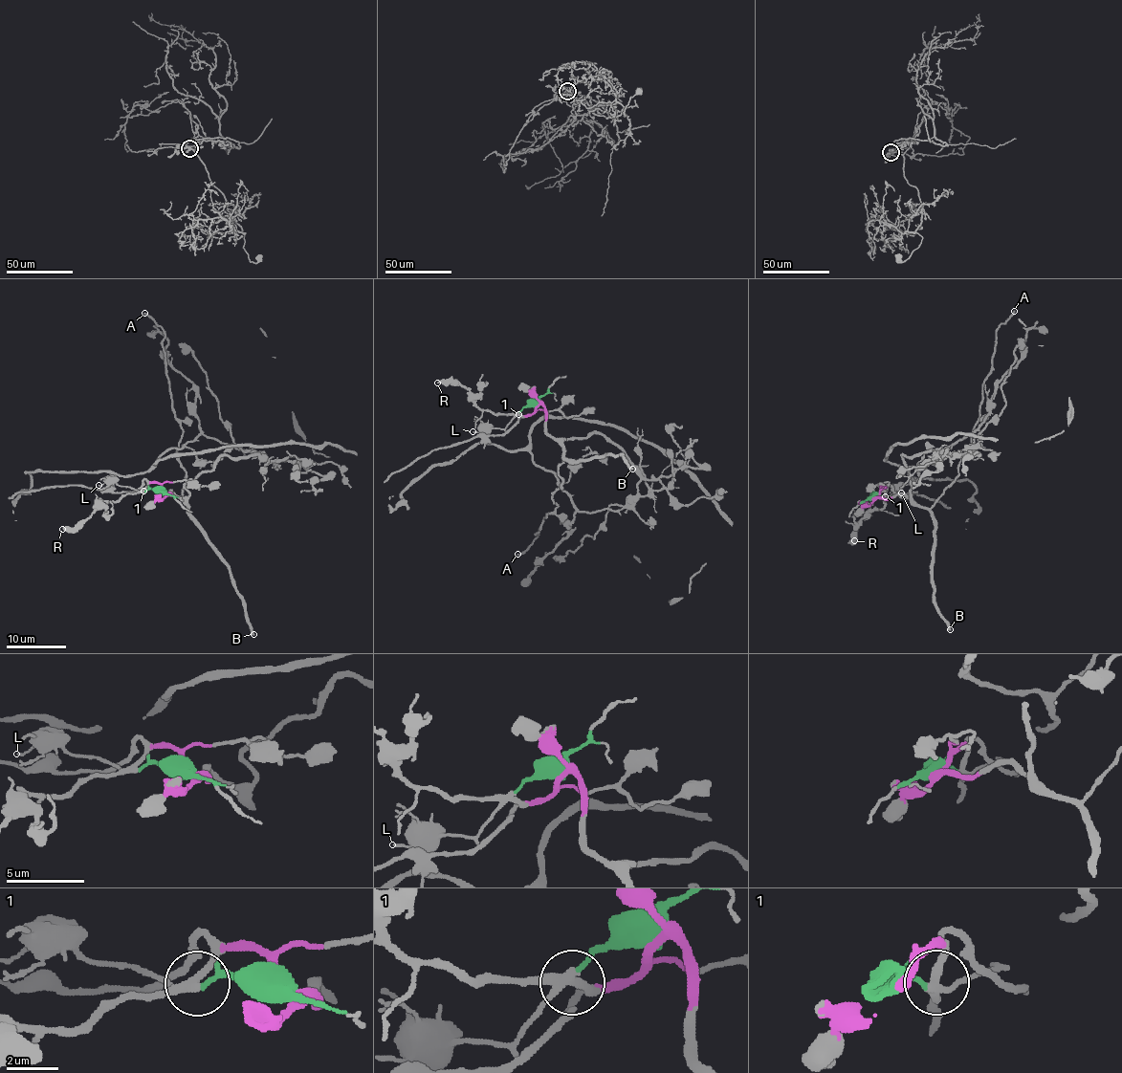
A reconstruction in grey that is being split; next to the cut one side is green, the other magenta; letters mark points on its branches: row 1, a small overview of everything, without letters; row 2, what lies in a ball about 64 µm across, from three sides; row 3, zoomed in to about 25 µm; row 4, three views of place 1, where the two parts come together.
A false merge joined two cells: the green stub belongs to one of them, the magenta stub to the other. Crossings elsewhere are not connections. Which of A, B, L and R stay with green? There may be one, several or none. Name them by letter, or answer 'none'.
L

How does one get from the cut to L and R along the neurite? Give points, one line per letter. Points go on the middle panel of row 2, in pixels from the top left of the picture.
L: (538, 404), (525, 405), (505, 428), (473, 431)
R: (538, 404), (527, 415), (497, 414), (482, 411), (471, 392), (459, 384), (437, 383)

